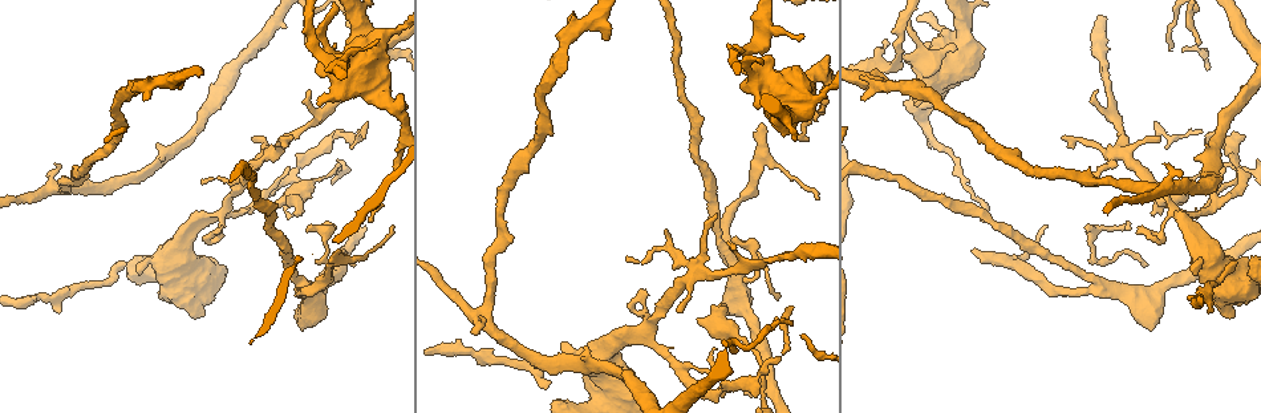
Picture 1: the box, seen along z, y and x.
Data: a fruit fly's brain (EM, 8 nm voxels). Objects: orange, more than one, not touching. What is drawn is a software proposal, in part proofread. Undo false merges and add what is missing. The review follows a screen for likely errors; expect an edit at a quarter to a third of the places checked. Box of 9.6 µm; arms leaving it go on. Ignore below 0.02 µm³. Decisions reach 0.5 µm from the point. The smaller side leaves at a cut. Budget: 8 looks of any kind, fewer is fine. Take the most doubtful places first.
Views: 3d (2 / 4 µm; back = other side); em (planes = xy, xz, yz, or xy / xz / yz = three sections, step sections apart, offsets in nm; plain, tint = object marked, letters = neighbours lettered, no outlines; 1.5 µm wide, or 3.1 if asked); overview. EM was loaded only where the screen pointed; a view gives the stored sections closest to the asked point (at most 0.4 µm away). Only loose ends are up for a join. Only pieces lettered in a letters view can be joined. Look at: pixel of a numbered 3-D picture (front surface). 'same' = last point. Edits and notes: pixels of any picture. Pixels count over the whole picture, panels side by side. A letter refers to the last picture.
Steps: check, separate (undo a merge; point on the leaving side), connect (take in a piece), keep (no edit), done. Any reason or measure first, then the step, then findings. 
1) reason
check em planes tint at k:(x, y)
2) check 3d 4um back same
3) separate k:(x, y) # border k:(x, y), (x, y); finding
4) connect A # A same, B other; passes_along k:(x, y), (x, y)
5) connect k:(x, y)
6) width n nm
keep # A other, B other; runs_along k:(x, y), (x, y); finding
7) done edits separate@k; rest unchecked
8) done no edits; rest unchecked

free end
check 3d 2um back at 1:(605, 38)

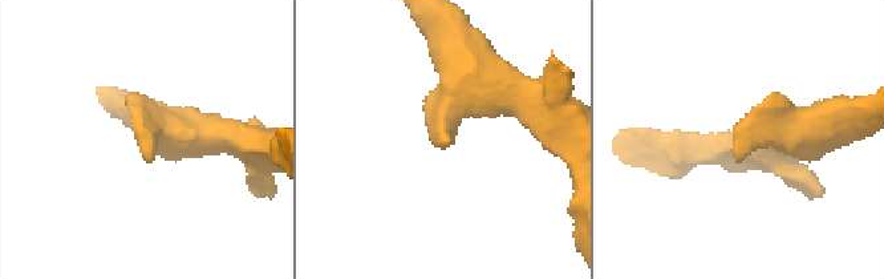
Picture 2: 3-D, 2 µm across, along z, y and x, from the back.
need the tissue
check em planes plain at 2:(738, 161)

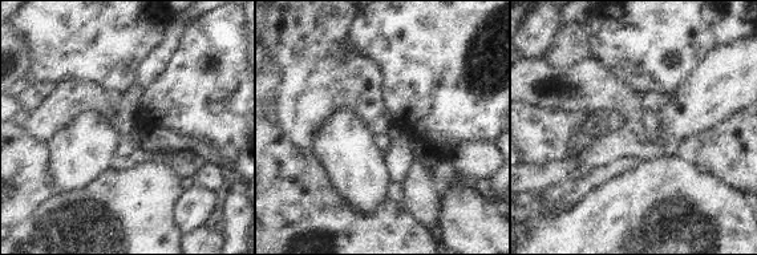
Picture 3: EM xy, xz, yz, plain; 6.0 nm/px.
check em planes letters same

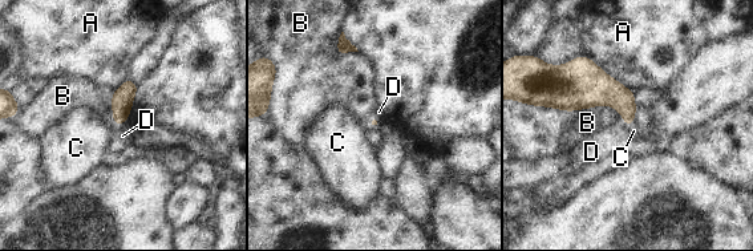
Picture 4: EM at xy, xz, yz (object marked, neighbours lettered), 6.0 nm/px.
keep # A other, B other, C other, D other; border 4:(128, 120), (116, 126); no lettered piece goes on from it

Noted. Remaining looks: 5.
tapers out
check em planes letters at 1:(792, 321)

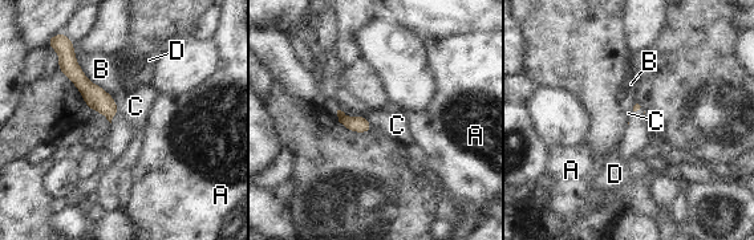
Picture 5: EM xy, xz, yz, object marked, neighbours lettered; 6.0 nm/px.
keep # A other, B other, C other, D other; border 5:(112, 96), (118, 112); no lettered piece goes on from it

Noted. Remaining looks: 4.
free end
check 3d 2um at 1:(645, 288)

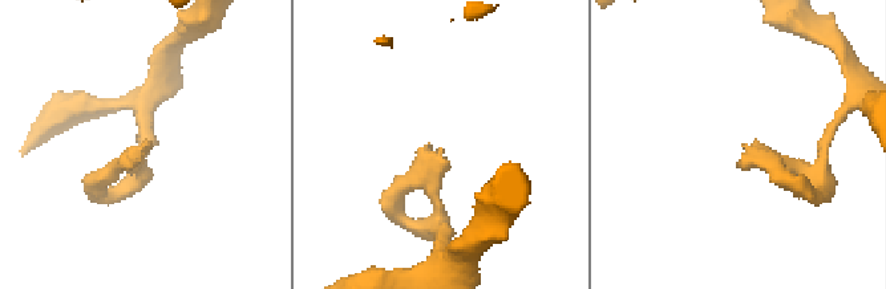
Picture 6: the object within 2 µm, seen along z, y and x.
check em xy step 8 letters at 6:(443, 151)

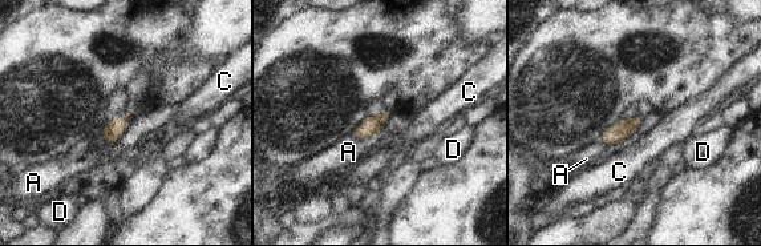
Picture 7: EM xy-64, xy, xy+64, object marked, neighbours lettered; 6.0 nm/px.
check em planes letters same

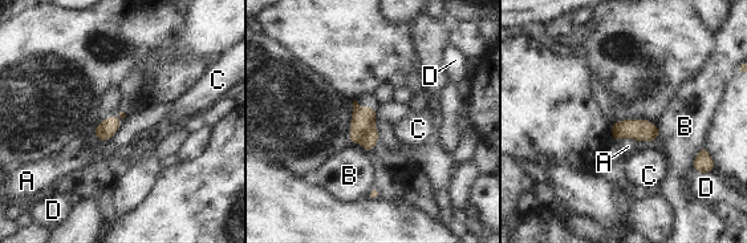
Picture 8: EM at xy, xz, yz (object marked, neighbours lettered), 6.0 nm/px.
keep # A other, B other, C other, D other; border 8:(637, 141), (622, 137), (617, 142); none of them fits

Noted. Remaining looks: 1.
done no edits; rest unchecked

